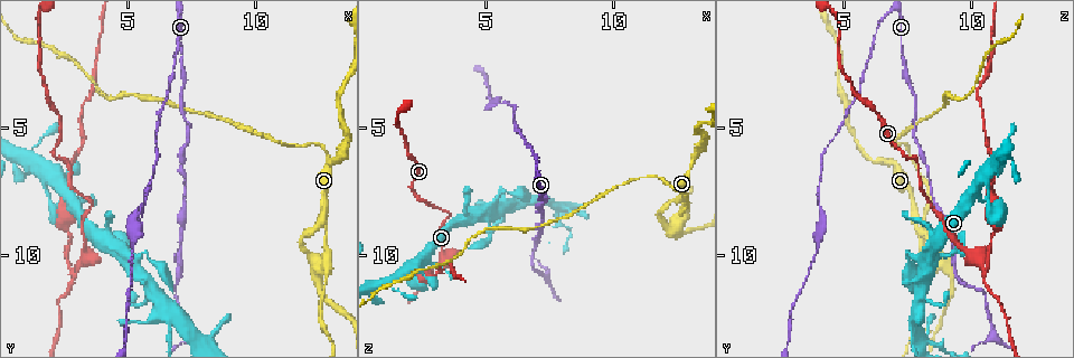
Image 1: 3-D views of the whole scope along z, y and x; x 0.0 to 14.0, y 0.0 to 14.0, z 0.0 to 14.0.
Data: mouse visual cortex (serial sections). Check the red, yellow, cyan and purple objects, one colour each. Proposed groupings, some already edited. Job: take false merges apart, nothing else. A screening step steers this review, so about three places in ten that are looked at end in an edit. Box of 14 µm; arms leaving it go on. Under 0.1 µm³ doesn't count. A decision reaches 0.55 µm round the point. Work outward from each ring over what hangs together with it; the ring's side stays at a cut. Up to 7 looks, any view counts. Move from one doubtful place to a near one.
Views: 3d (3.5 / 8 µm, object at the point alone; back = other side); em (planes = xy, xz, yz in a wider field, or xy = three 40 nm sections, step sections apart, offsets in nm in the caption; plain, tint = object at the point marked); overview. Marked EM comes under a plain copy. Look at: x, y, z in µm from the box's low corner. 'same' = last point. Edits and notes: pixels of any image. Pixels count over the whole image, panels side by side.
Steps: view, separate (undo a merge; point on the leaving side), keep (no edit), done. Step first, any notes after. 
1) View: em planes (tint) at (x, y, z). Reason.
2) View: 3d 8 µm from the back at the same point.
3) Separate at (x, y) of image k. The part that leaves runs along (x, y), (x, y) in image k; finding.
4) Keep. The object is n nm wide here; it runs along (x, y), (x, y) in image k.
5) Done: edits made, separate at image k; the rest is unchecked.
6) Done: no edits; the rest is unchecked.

View: 3d 3.5 µm from the back at (3.5, 7.9, 8.3). Sharp bend.

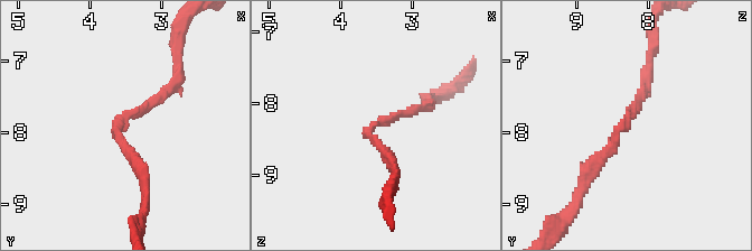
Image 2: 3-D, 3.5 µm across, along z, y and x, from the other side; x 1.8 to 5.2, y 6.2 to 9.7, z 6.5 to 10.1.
View: em xy step 1 (tint) at (3.60, 7.85, 8.35). The arms are 150, 200 nm wide; need the tissue.

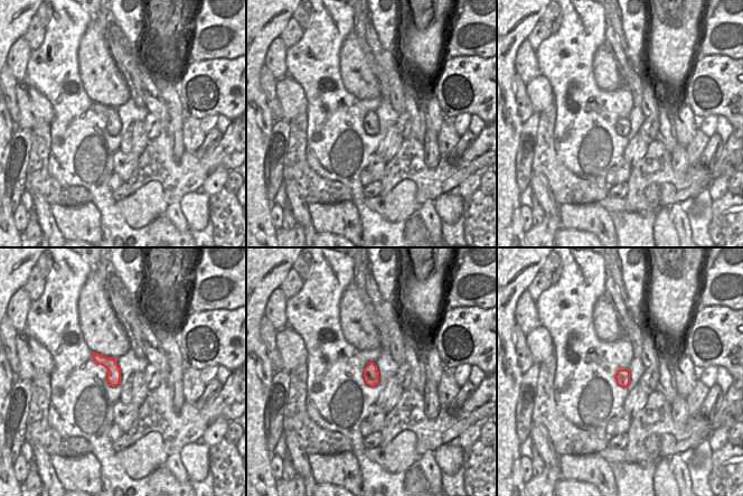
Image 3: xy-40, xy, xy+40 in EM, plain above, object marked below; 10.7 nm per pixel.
Keep. It runs along (646, 80), (632, 114), (583, 179) in image 2; all the same cell.

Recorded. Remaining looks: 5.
View: em xy step 3 (tint) at (1.9, 7.8, 10.7).

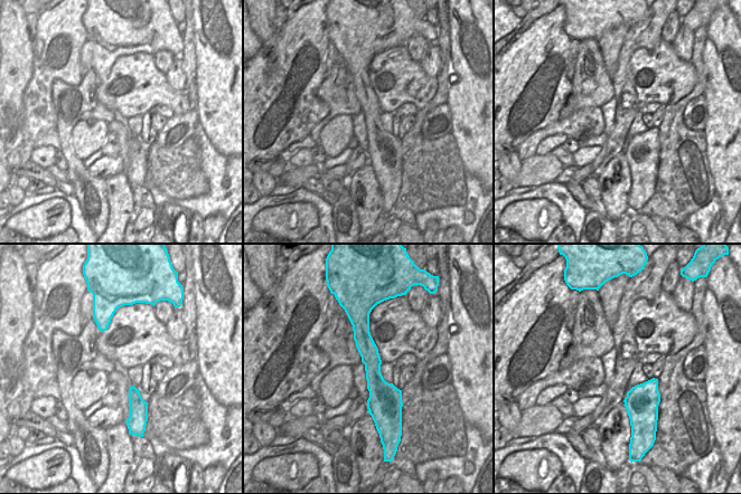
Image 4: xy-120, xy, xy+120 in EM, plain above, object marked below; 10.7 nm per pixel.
View: 3d 3.5 µm at the same point. Wider look.

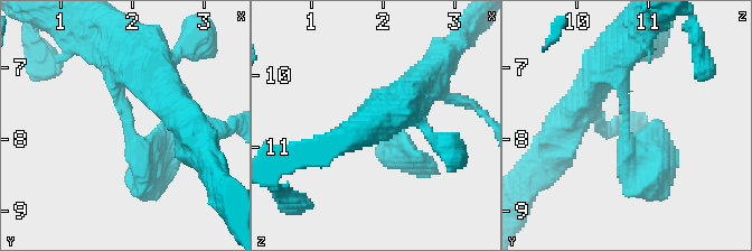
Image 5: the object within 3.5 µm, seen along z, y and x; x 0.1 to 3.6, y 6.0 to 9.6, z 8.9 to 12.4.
Keep. One cell here.

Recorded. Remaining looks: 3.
View: 3d 3.5 µm from the back at (2.9, 10.5, 10.5). Small branch off a trunk.

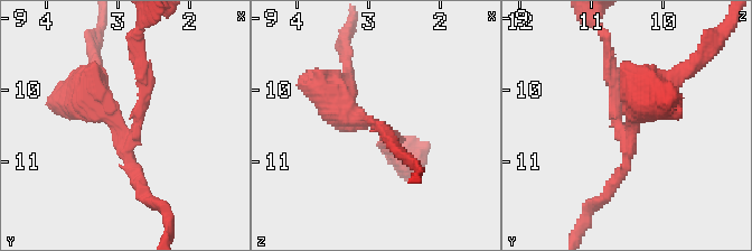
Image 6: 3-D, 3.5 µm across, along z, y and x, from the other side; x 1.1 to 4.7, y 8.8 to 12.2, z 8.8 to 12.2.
View: em xy step 5 (tint) at (2.95, 10.45, 10.45).

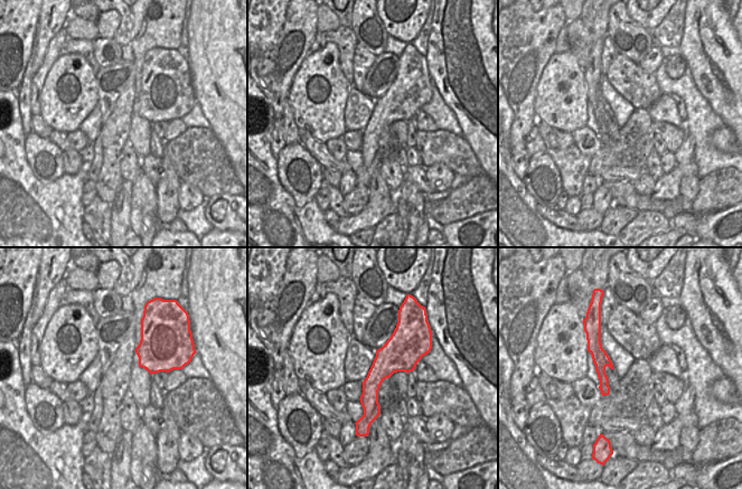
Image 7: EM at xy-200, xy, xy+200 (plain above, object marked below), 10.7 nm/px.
View: em xy step 3 (tint) at the same point. Cut it another way.

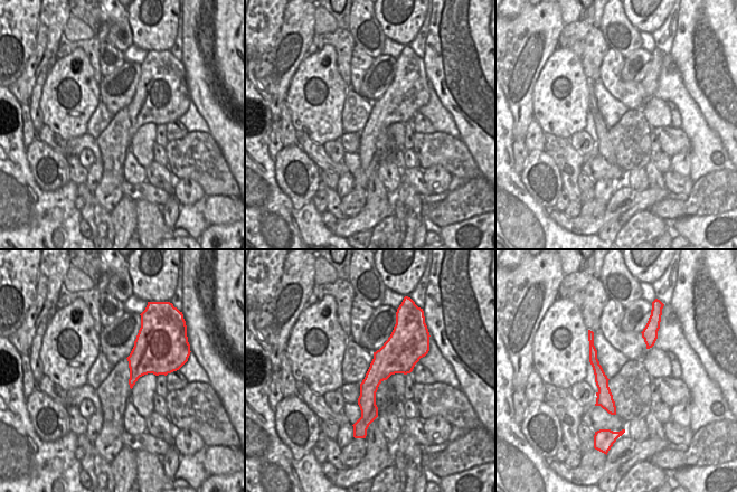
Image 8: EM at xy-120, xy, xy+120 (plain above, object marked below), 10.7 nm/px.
Separate at (614, 91) of image 6. The part that leaves runs along (623, 128), (600, 31) in image 6; a second cell is stuck on.

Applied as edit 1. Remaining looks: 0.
Done: edits made, separate at image 6; the rest is unchecked.

